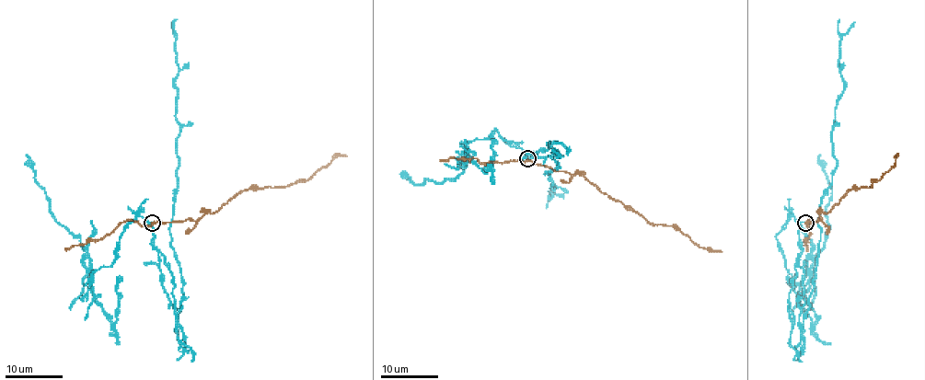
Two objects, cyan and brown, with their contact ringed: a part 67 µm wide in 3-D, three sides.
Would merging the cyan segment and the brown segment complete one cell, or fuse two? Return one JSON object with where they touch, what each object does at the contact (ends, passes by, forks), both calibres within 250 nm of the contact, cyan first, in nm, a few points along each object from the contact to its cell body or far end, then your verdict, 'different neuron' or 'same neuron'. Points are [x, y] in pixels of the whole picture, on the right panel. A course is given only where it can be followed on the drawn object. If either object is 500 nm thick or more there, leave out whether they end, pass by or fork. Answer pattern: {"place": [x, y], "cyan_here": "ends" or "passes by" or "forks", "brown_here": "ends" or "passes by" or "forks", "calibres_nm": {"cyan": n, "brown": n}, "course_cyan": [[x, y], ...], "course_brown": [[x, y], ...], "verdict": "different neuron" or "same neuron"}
{"place": [805, 223], "cyan_here": "ends", "brown_here": "passes by", "calibres_nm": {"cyan": 120, "brown": 260}, "course_cyan": [[804, 222], [803, 314], [820, 198], [837, 166], [839, 40], [855, 22]], "course_brown": [[804, 222], [820, 221], [820, 213], [827, 213], [848, 190], [870, 188], [894, 166], [898, 155]], "verdict": "different neuron"}

